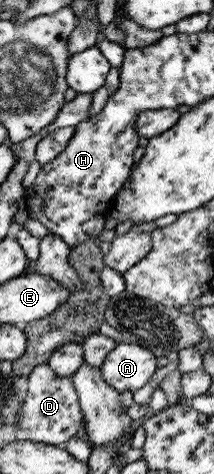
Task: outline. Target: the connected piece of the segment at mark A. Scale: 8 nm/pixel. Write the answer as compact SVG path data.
M119 342L104 357L99 372L103 382L118 392L134 392L149 382L156 369L155 358L139 345Z

